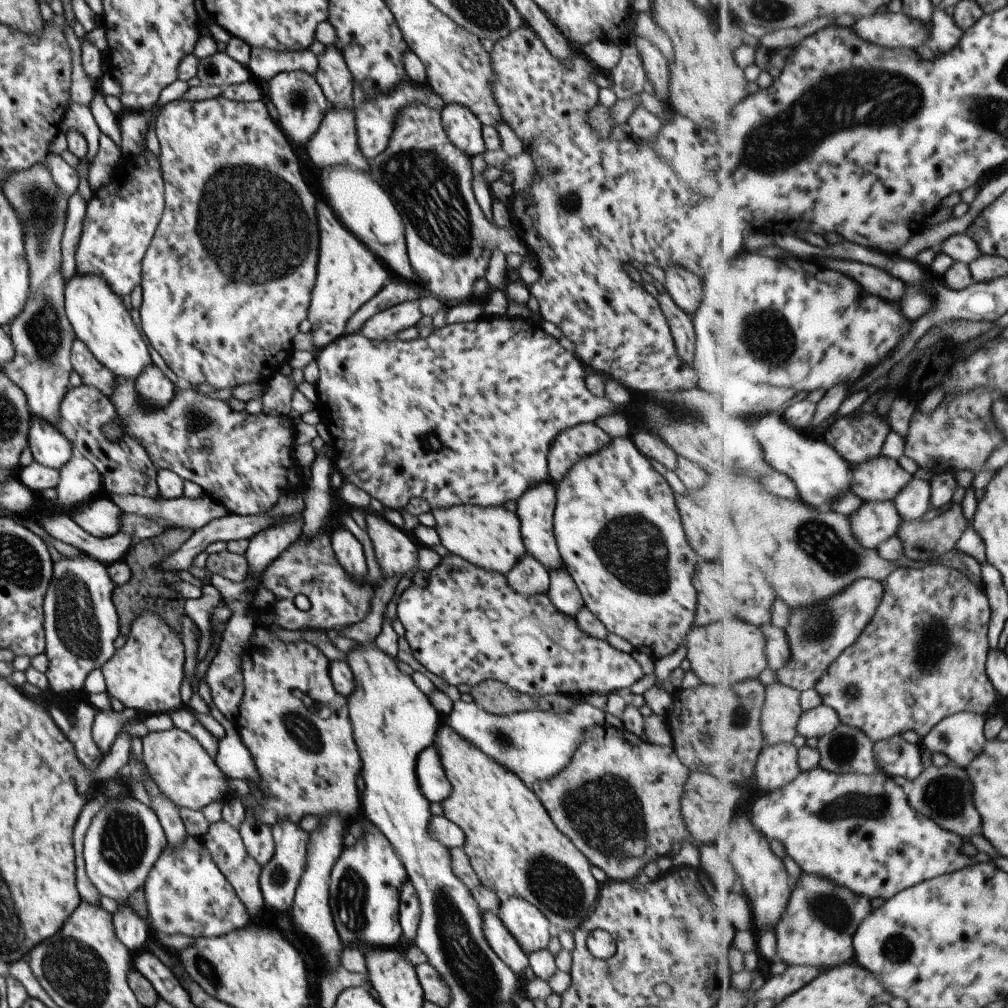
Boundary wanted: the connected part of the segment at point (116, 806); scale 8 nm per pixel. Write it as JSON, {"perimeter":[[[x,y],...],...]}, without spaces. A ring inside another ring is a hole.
{"perimeter":[[[122,796],[101,807],[88,827],[83,845],[89,881],[101,895],[120,905],[145,884],[154,863],[167,847],[167,838],[153,810],[133,796]]]}

